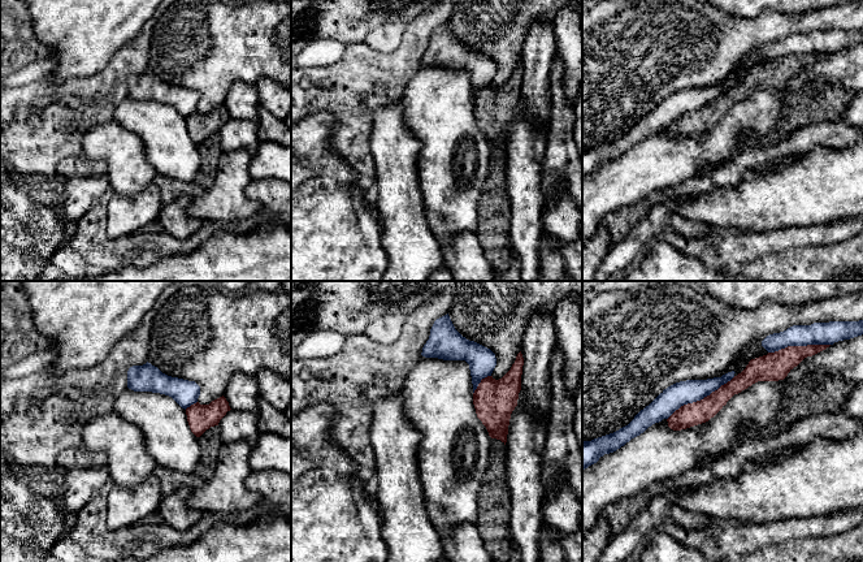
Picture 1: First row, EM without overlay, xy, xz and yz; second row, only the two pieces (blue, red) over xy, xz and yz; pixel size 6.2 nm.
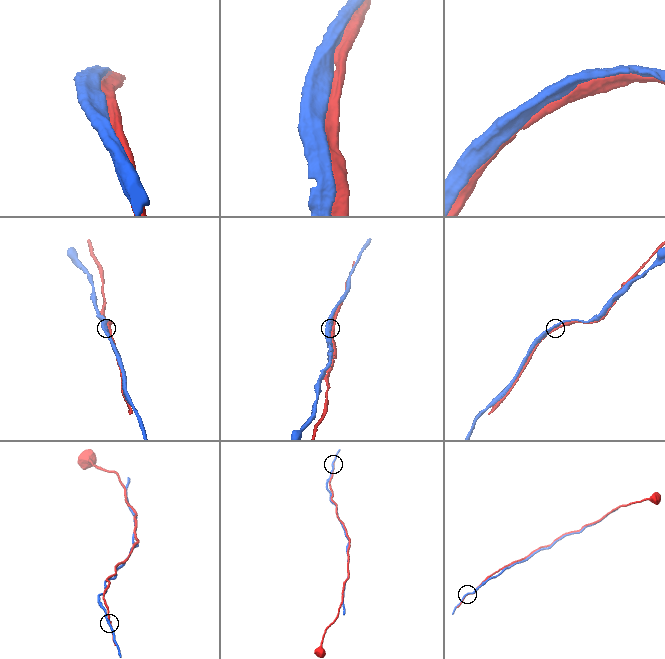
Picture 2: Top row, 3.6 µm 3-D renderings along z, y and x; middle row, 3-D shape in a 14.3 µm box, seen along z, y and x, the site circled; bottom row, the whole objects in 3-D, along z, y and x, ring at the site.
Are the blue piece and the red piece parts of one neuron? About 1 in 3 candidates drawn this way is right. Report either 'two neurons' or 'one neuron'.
two neurons

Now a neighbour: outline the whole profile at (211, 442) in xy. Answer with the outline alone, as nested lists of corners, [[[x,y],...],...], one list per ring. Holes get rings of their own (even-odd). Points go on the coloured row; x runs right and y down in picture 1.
[[[218,425],[207,429],[200,437],[198,437],[198,442],[201,449],[201,457],[198,463],[198,474],[203,481],[208,481],[213,476],[213,466],[217,461],[220,449],[224,445]]]

